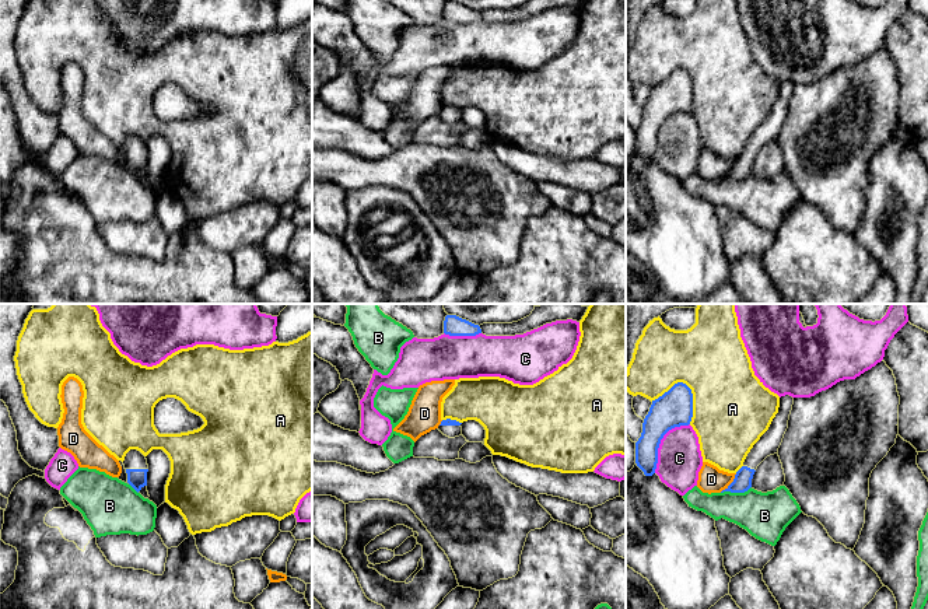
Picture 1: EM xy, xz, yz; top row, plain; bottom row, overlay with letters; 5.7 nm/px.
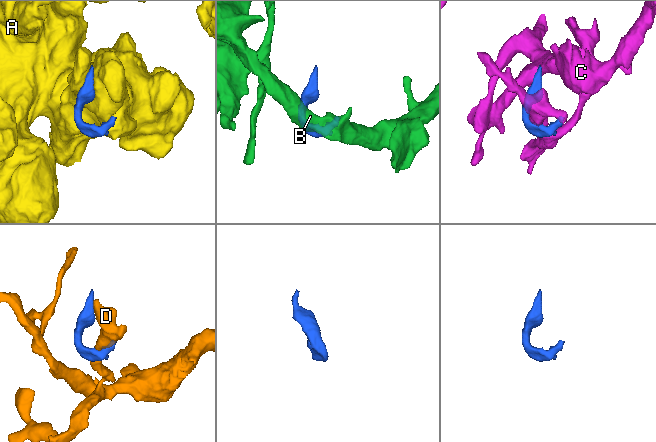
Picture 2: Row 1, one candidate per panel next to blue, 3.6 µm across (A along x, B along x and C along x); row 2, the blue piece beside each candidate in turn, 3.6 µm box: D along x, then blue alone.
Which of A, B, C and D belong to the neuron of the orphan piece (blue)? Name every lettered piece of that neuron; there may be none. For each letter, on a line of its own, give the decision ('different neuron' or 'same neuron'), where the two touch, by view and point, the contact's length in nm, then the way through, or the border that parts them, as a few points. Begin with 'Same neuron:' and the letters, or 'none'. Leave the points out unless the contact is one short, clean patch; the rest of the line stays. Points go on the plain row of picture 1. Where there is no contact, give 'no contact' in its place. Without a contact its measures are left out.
Same neuron: none
A: different neuron; meets blue in yz at (687, 73); contact 260 nm long
B: different neuron; meets blue in yz at (735, 178); contact 180 nm long; border along yz (750, 172), (743, 178), (721, 179)
C: different neuron; meets blue in yz at (659, 128); contact 360 nm long
D: different neuron; meets blue in yz at (731, 170); contact 150 nm long

